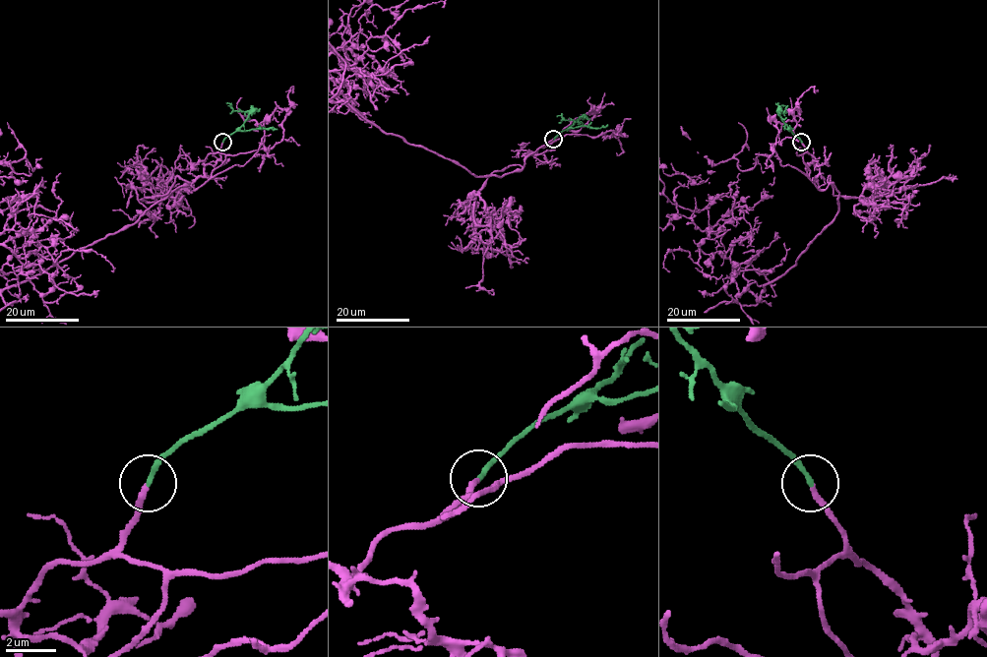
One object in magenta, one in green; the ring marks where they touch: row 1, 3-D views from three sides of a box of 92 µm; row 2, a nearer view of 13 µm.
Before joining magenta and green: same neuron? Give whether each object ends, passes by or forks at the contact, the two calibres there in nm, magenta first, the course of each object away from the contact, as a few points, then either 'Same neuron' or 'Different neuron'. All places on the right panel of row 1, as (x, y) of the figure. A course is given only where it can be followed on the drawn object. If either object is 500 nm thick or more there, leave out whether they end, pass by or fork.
At the ring magenta ends. At the ring green ends. Thickness 200 nm (magenta) against 190 nm. Course of magenta: (801, 142), (819, 165), (819, 189), (836, 189), (836, 215), (756, 304), (721, 302). Course of green: (801, 142), (784, 123), (778, 103). Same neuron

